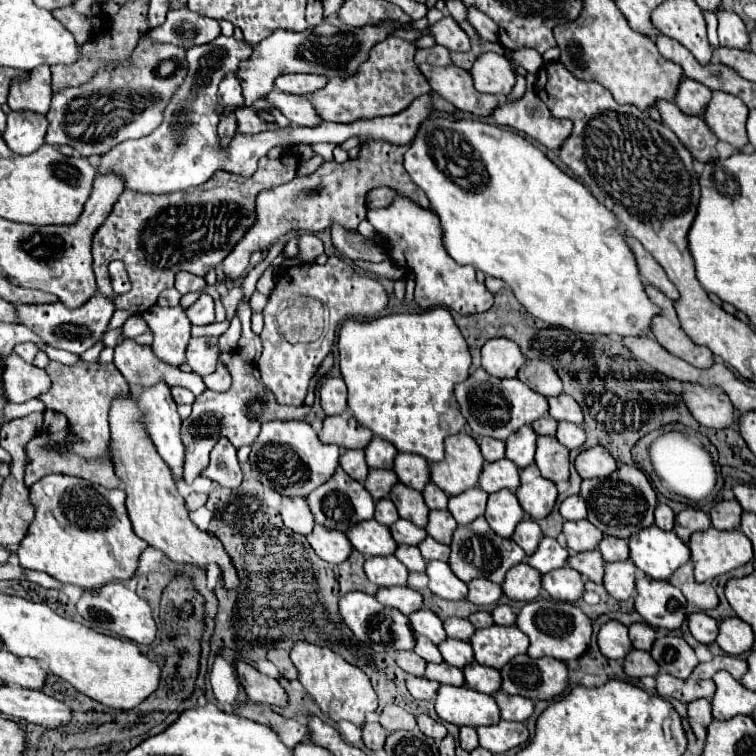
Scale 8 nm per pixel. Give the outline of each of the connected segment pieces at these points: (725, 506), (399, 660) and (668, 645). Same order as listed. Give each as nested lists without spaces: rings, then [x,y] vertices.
[[[722,500],[710,510],[712,526],[718,530],[738,530],[742,518],[742,506],[736,500]]]
[[[398,652],[396,654],[396,664],[412,676],[424,676],[424,668],[426,668],[426,660],[422,660],[418,654],[414,652]]]
[[[678,636],[658,638],[650,654],[664,672],[676,678],[688,678],[692,670],[698,666],[698,658],[694,650],[684,642],[684,638],[678,638]]]

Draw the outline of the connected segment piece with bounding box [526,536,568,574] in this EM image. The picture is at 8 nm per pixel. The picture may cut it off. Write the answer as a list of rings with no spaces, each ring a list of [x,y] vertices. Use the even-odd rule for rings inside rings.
[[[548,536],[542,538],[538,550],[526,558],[526,562],[534,566],[536,570],[540,570],[542,574],[566,566],[566,560],[568,560],[568,550],[562,548],[554,538],[548,538]]]

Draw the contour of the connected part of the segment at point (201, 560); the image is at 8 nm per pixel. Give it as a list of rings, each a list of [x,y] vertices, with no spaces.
[[[118,396],[114,400],[110,408],[110,428],[110,452],[114,460],[114,472],[124,482],[126,508],[134,532],[154,548],[162,550],[176,564],[208,568],[214,562],[220,568],[224,588],[238,588],[238,572],[230,560],[230,554],[222,548],[222,542],[212,536],[212,532],[196,528],[196,524],[188,518],[184,498],[178,494],[178,488],[170,476],[170,468],[166,468],[166,462],[158,456],[150,436],[146,434],[140,422],[140,410],[136,408],[136,400],[132,396]]]

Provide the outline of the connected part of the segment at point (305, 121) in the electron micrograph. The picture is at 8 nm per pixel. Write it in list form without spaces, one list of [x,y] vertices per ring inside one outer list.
[[[272,90],[270,96],[264,96],[266,102],[274,104],[276,108],[282,110],[282,114],[298,126],[316,126],[322,120],[316,116],[312,104],[304,100],[304,96],[294,96],[294,94],[282,94],[278,90]]]

